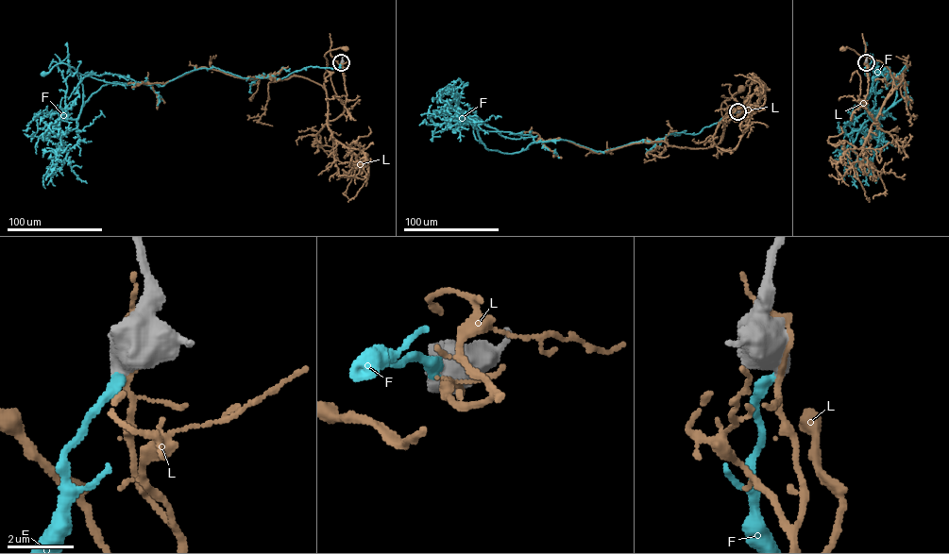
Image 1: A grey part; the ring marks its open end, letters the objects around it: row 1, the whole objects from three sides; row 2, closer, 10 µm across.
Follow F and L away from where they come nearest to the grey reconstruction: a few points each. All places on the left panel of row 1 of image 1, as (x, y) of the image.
F: (341, 62), (281, 78), (211, 67), (161, 86), (111, 82), (82, 106), (76, 70), (59, 63), (44, 74)
L: (342, 60), (347, 95), (344, 110), (329, 121), (324, 84), (327, 60), (324, 56), (331, 49), (345, 49)

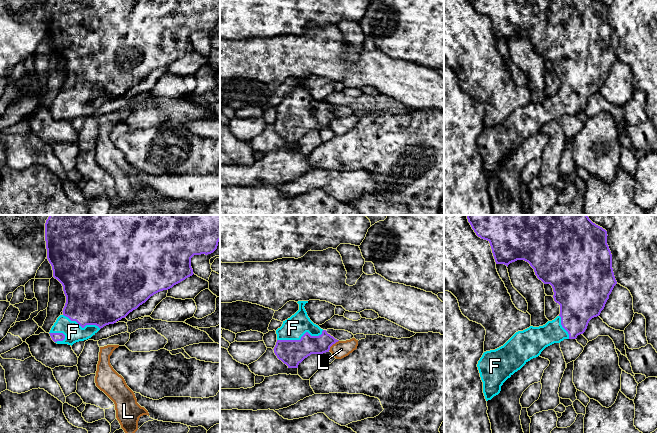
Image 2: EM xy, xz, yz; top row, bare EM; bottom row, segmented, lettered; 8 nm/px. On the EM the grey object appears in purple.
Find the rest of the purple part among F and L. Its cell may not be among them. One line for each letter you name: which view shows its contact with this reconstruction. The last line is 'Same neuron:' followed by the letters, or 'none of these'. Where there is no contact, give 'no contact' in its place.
F: meets purple in xz
Same neuron: F

